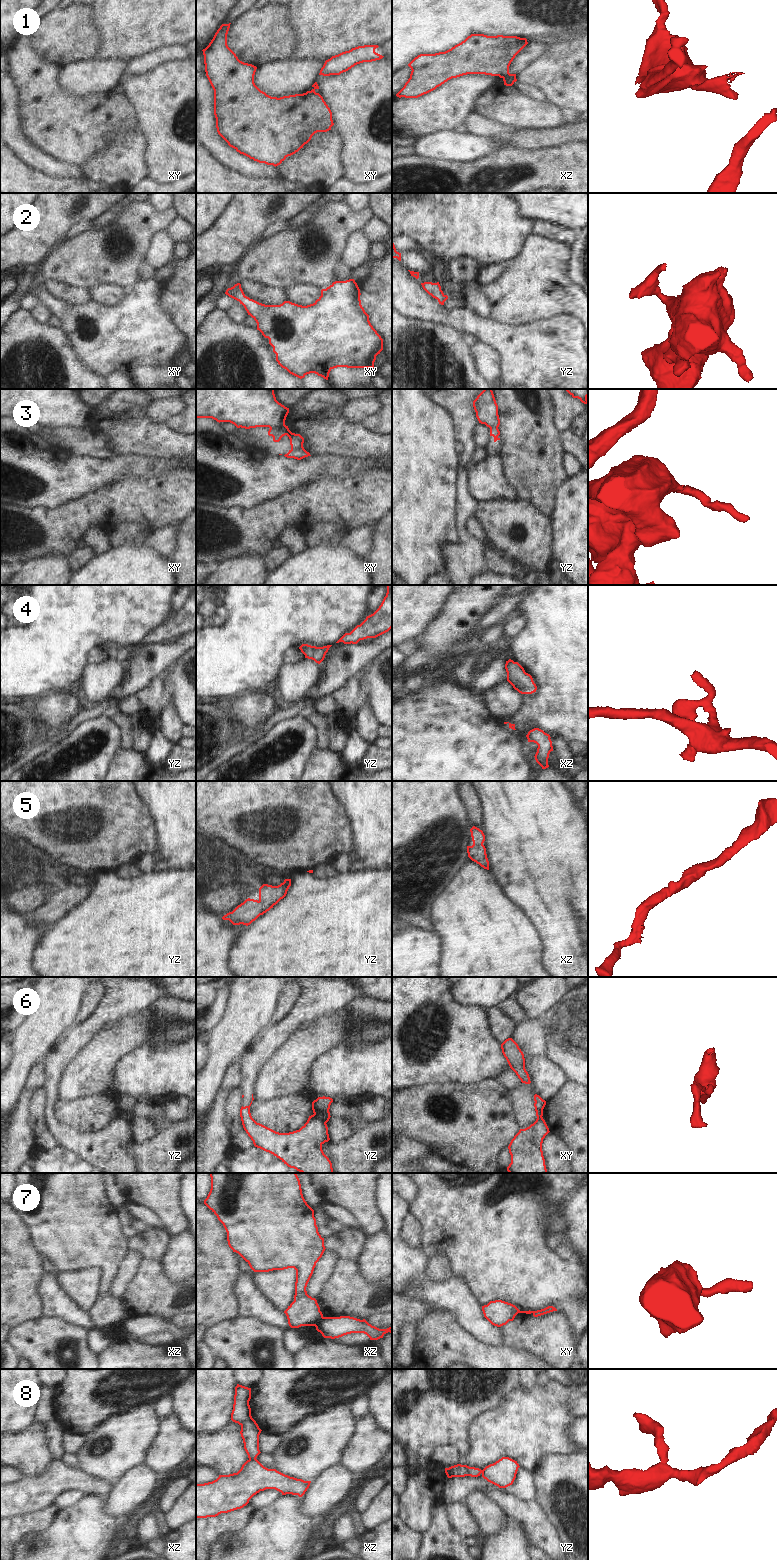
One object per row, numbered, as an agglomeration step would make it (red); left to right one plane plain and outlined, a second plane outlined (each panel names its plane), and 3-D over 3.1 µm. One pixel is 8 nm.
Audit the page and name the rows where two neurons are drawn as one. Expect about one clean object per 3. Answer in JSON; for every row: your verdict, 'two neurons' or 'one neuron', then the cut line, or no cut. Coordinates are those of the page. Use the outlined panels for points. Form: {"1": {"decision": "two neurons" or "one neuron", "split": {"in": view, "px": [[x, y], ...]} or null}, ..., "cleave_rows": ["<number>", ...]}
{"1": {"decision": "two neurons", "split": {"in": "xz", "px": [[515, 76], [508, 75], [503, 78]]}}, "2": {"decision": "one neuron", "split": null}, "3": {"decision": "two neurons", "split": {"in": "xy", "px": [[285, 425], [270, 428]]}}, "4": {"decision": "one neuron", "split": null}, "5": {"decision": "one neuron", "split": null}, "6": {"decision": "two neurons", "split": {"in": "yz", "px": [[314, 1113], [326, 1122]]}}, "7": {"decision": "two neurons", "split": {"in": "xz", "px": [[324, 1317], [315, 1326]]}}, "8": {"decision": "two neurons", "split": {"in": "xz", "px": [[255, 1458], [249, 1460]]}}, "cleave_rows": ["1", "3", "6", "7", "8"]}

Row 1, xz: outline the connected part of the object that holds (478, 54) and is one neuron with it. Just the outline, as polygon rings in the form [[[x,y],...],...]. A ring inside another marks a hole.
[[[471,34],[464,41],[445,52],[420,54],[408,64],[412,70],[410,78],[396,96],[399,98],[418,98],[435,90],[452,78],[467,74],[485,74],[500,78],[509,75],[516,77],[516,74],[509,73],[509,66],[527,44],[526,38],[517,36]]]

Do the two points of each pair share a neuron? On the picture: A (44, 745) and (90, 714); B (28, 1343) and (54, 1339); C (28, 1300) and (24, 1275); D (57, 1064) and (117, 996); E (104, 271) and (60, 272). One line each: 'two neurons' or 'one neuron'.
A: one neuron
B: one neuron
C: one neuron
D: one neuron
E: one neuron

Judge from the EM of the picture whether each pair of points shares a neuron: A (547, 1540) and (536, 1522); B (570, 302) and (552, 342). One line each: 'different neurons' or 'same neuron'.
A: same neuron
B: different neurons

